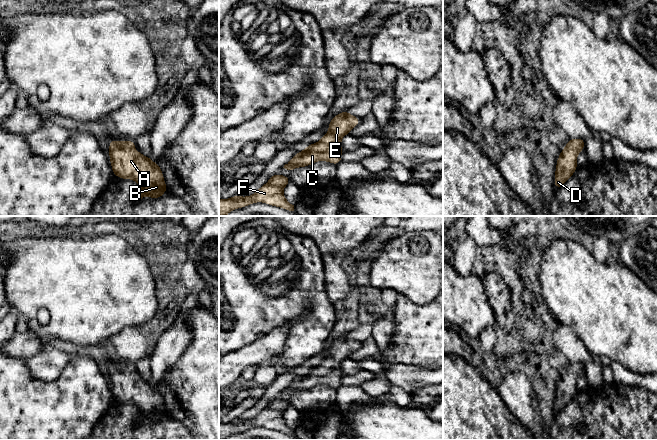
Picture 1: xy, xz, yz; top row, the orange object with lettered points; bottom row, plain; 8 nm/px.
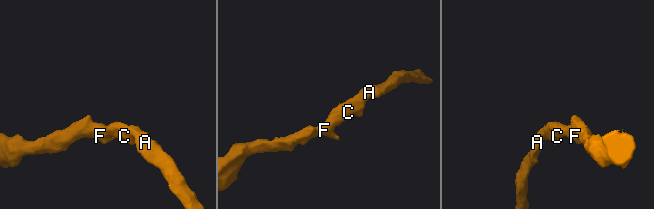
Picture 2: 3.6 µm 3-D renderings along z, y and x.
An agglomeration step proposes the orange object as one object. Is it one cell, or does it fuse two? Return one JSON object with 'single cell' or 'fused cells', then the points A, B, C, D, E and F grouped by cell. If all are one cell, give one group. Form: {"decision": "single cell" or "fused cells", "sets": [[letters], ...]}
{"decision": "single cell", "sets": [["A", "B", "C", "D", "E", "F"]]}

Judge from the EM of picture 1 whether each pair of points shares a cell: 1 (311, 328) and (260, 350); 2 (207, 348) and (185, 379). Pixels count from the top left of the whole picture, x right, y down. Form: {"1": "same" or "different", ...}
{"1": "different", "2": "same"}

